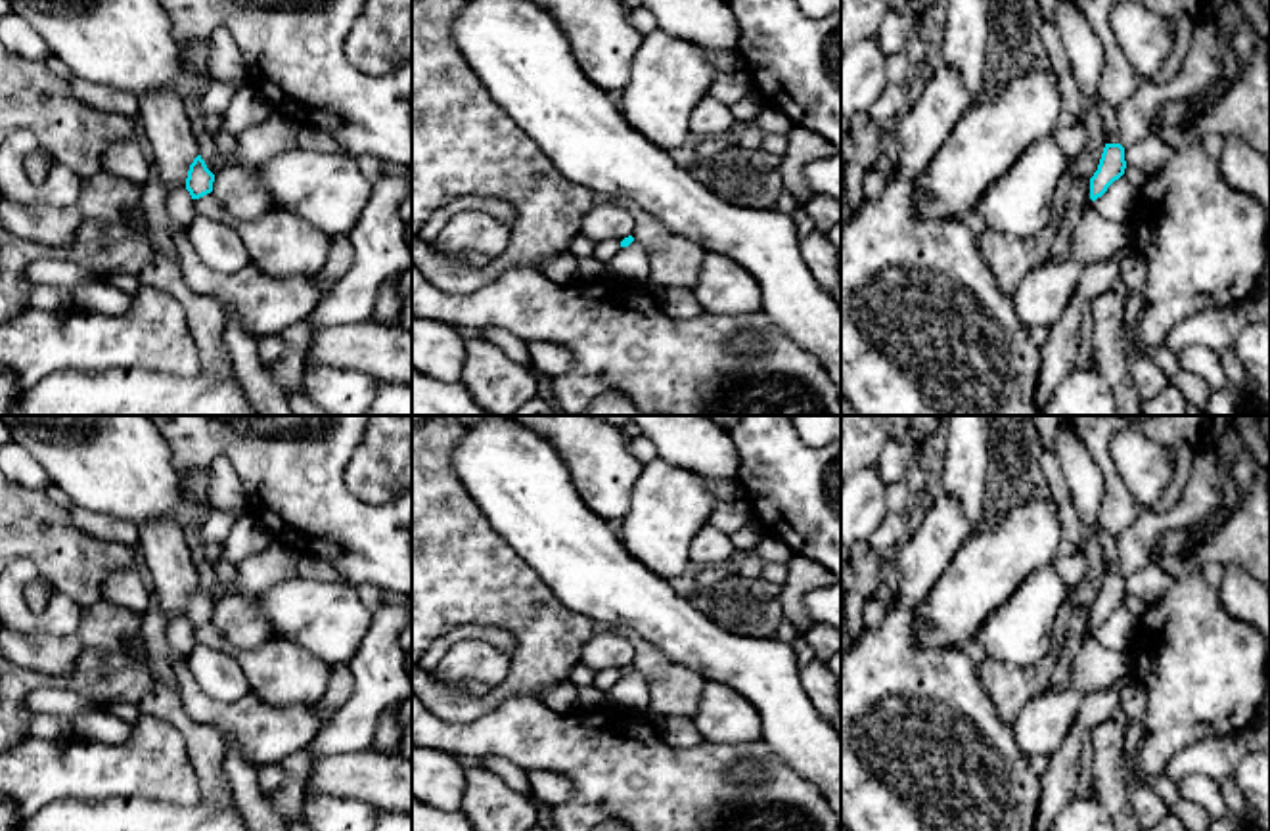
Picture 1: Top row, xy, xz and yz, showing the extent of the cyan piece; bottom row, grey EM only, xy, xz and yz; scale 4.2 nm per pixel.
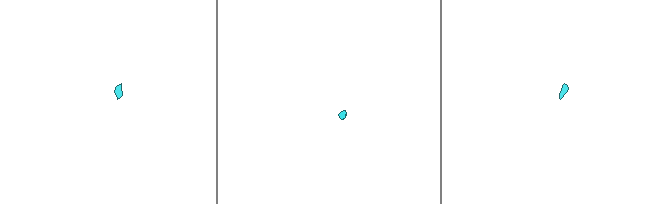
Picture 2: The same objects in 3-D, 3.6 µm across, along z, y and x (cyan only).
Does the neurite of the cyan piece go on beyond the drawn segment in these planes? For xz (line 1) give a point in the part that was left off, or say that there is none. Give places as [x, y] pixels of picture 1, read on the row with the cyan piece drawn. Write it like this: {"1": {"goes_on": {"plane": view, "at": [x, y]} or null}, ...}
{"1": {"goes_on": null}}

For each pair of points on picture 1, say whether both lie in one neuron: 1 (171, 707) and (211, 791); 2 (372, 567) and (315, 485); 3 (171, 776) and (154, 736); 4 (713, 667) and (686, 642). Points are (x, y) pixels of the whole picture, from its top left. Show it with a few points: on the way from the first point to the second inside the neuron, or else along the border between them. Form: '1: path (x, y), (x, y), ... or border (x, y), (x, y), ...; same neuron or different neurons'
1: path (188, 728), (204, 743), (209, 770); same neuron
2: path (361, 546), (320, 506); same neuron
3: path (161, 766), (154, 759), (154, 745); same neuron
4: path (707, 661), (692, 646); same neuron

